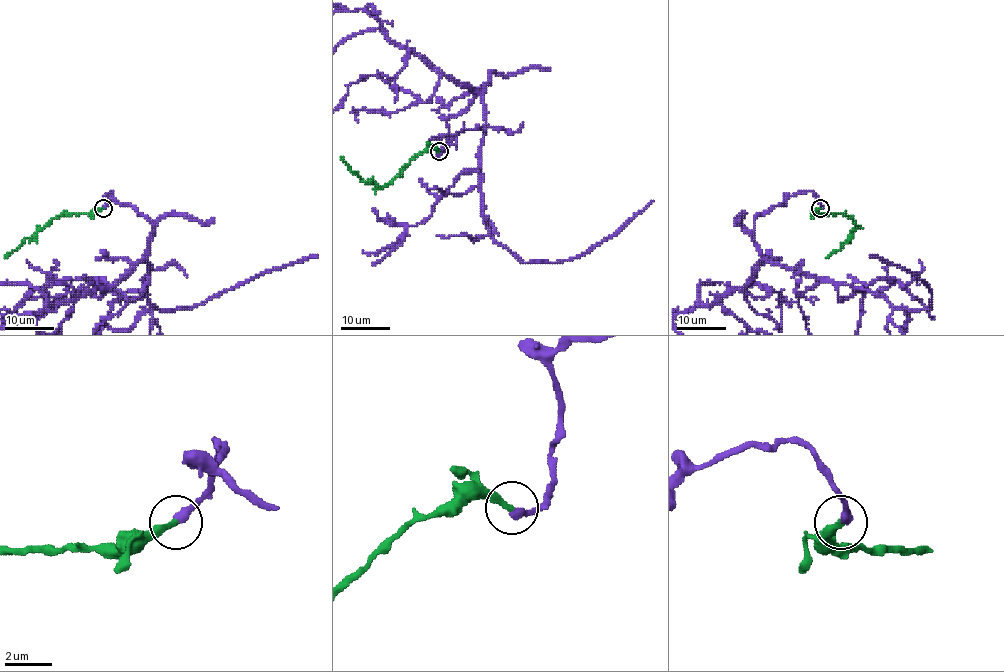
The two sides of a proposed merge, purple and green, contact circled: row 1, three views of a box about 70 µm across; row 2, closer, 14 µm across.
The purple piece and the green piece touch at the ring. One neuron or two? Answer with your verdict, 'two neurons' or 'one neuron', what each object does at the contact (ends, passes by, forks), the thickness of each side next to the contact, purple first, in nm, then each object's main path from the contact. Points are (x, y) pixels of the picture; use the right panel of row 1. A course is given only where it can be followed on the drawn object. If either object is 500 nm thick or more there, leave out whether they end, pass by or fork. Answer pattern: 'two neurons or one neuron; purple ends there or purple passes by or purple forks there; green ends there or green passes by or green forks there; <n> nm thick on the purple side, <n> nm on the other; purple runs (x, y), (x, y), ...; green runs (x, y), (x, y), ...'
one neuron; purple ends there; green ends there; 360 nm thick on the purple side, 280 nm on the other; purple runs (820, 207), (795, 193), (761, 212), (753, 274), (713, 304), (698, 291), (753, 284); green runs (820, 207), (818, 210), (821, 212), (850, 216), (856, 223), (851, 237), (838, 251), (825, 258)

